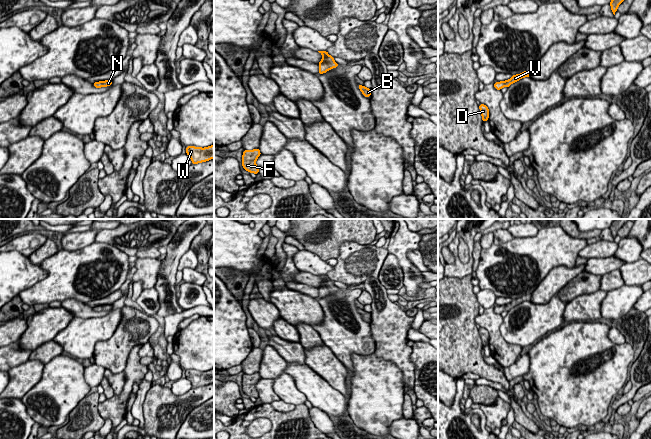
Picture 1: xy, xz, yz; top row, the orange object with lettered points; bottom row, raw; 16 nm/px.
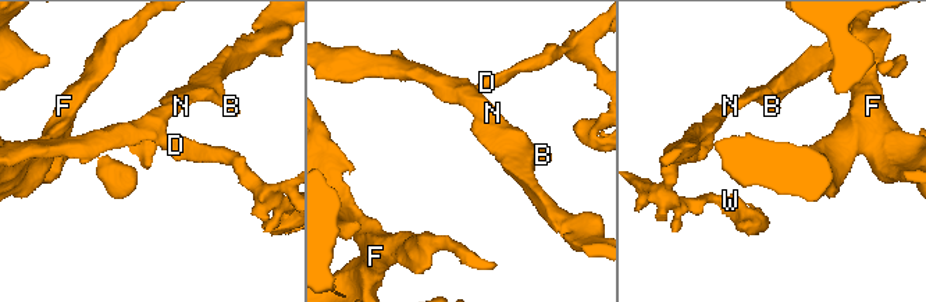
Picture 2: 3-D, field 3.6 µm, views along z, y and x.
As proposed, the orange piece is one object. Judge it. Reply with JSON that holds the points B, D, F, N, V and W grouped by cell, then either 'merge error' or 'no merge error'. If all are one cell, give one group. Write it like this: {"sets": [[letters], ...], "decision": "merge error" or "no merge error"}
{"sets": [["B", "D", "F", "N", "V", "W"]], "decision": "no merge error"}

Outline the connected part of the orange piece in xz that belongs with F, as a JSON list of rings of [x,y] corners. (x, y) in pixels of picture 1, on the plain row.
[[[258,372],[253,374],[244,374],[242,379],[242,390],[249,397],[258,398],[259,393],[256,389],[257,382],[261,379],[261,376]]]

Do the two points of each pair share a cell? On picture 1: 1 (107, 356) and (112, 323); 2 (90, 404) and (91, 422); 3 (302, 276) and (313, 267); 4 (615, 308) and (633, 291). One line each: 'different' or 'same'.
1: different
2: same
3: different
4: same

